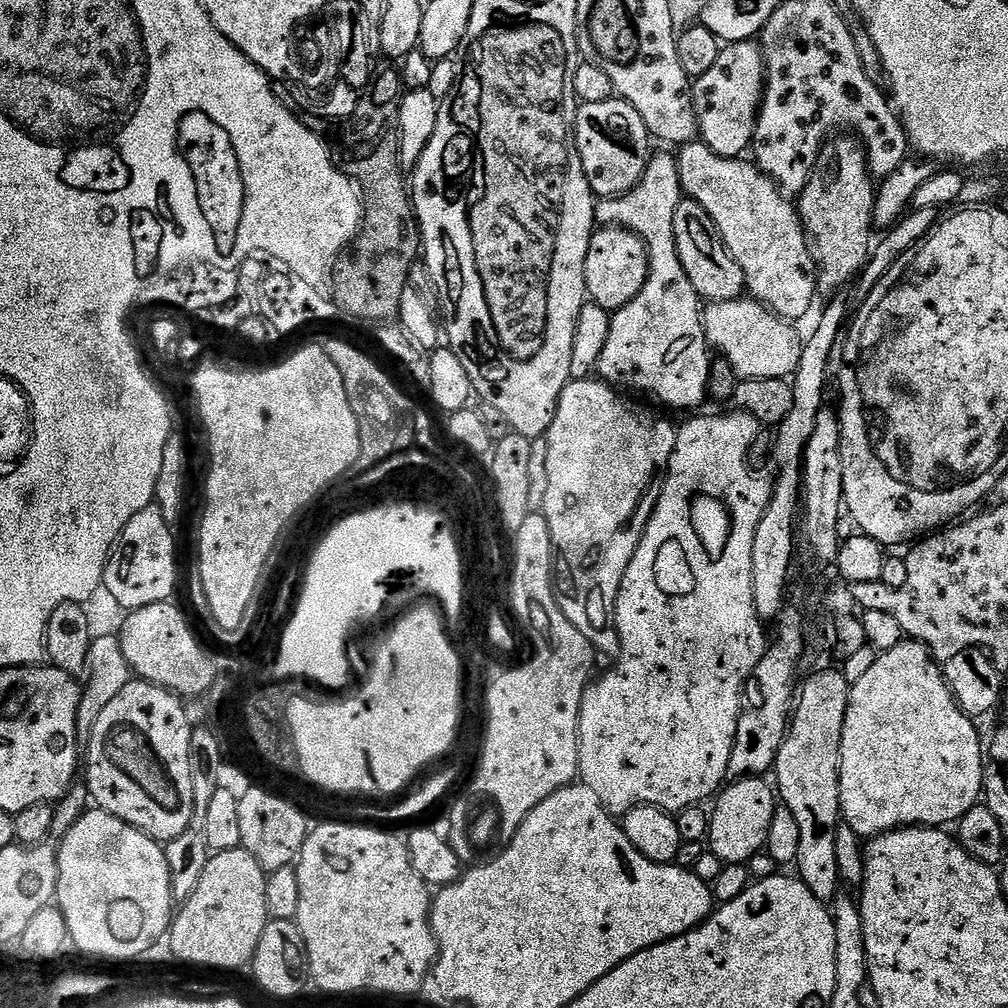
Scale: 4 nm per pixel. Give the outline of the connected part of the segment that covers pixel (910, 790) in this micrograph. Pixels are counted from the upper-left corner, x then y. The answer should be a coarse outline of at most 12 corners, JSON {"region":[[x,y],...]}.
{"region":[[911,638],[851,685],[840,815],[955,825],[986,752]]}

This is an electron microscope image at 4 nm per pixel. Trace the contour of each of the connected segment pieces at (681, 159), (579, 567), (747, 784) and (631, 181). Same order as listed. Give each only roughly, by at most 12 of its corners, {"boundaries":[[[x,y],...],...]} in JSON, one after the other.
{"boundaries":[[[703,142],[676,156],[751,299],[797,322],[818,296],[776,181]],[[599,378],[546,433],[560,609],[619,657],[677,425]],[[736,778],[710,808],[707,847],[725,864],[765,851],[778,796]],[[619,98],[580,104],[574,131],[597,197],[624,196],[650,133]]]}

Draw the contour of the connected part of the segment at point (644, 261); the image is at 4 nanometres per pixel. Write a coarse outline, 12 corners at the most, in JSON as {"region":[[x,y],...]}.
{"region":[[593,231],[591,303],[617,312],[642,290],[648,251],[633,232]]}

